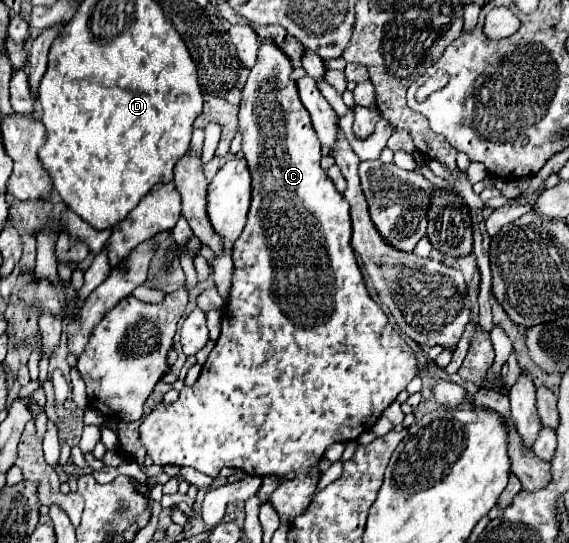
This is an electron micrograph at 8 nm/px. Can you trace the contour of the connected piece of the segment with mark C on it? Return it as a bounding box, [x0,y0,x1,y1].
[140,37,416,525]

